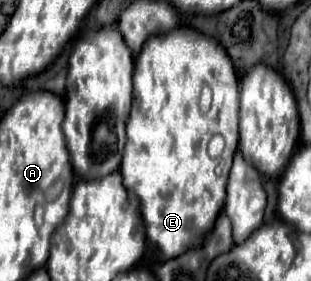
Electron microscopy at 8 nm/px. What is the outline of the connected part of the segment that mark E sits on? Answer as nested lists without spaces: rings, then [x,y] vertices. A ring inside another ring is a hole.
[[[177,27],[177,31],[169,31],[169,35],[157,35],[157,39],[149,39],[149,43],[145,43],[145,51],[141,51],[141,55],[135,59],[133,107],[127,121],[127,143],[123,151],[121,173],[125,187],[139,197],[147,241],[161,251],[161,259],[173,259],[185,249],[197,247],[203,241],[203,235],[211,231],[225,201],[225,183],[239,141],[237,113],[239,79],[221,43],[191,27]],[[201,83],[209,85],[213,91],[213,103],[207,113],[199,109]],[[215,133],[221,133],[227,143],[219,159],[211,159],[207,153],[207,143]]]

